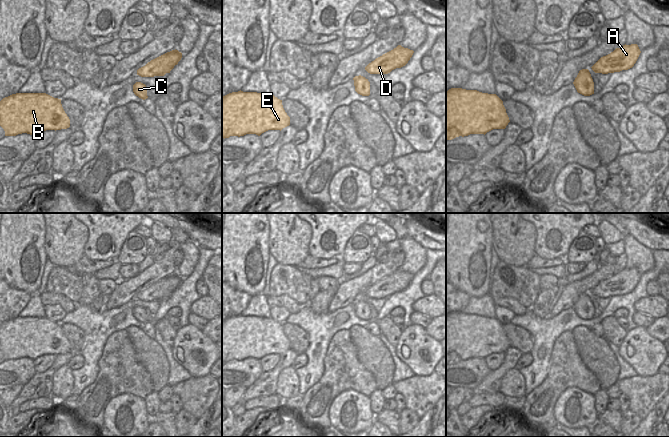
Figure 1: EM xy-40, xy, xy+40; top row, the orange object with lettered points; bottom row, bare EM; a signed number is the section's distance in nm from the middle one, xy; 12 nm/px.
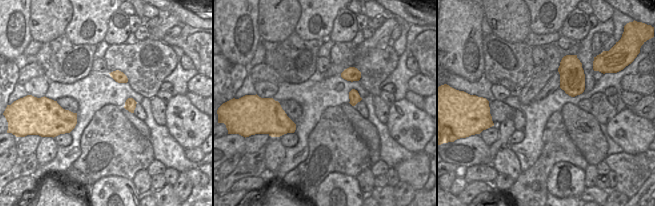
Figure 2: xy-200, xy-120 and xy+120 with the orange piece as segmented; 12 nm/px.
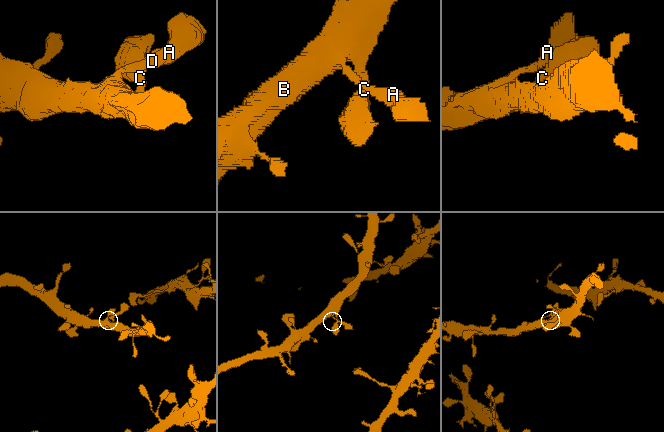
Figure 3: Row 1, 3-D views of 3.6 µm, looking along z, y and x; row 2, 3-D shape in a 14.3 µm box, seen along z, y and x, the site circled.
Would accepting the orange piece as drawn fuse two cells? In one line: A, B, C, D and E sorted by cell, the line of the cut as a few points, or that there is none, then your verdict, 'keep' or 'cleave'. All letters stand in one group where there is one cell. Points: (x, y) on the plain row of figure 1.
A B C D E | no cut | keep

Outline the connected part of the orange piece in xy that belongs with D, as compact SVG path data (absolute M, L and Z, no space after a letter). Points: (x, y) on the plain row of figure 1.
M398 269L393 274L369 287L365 294L370 298L388 298L396 292L405 290L413 277L413 274Z

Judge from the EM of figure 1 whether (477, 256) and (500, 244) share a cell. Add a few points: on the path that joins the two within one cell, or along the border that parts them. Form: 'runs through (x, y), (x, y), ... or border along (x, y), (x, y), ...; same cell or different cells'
border along (492, 223), (491, 247); different cells

